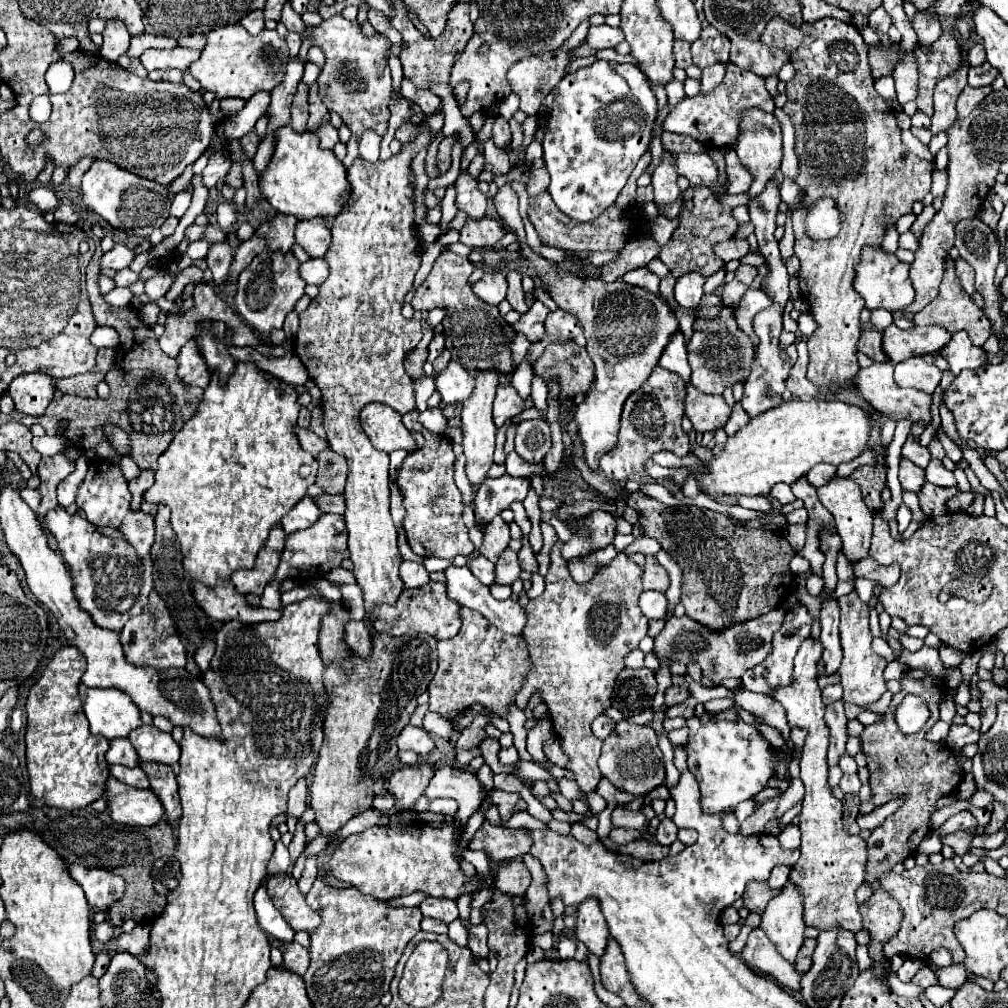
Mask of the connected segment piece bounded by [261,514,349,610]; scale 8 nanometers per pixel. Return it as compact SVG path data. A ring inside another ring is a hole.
M321 514L319 520L303 530L303 532L293 532L285 538L285 548L281 552L281 562L279 568L275 572L275 580L271 580L271 584L267 584L263 596L261 596L261 604L265 608L279 608L279 596L281 596L281 584L287 578L299 578L303 572L311 574L311 578L319 578L325 576L327 572L331 572L333 568L337 568L341 564L343 558L349 558L347 552L347 528L345 528L345 520L341 516L335 514Z

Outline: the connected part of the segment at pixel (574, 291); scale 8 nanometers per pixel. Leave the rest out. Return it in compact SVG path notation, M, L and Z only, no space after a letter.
M511 184L499 186L497 194L491 198L491 204L501 222L517 232L525 256L535 264L557 306L571 312L583 326L587 352L595 364L595 380L585 394L585 400L577 406L573 420L577 424L577 440L583 446L581 458L591 470L597 470L599 458L617 442L623 402L631 392L645 384L653 366L659 362L659 356L667 346L671 334L679 330L679 322L657 294L649 294L647 290L629 286L621 280L609 284L589 276L563 272L557 266L551 266L541 254L533 252L525 242L523 220L517 210L517 194Z

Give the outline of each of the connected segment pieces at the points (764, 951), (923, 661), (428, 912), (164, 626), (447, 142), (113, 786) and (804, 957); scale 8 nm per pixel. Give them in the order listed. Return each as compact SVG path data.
M761 928L751 930L741 958L755 972L767 974L783 988L789 988L791 994L799 994L803 974L795 968L793 962L787 962L783 960L783 956L779 956L779 950L775 948L775 944L771 944L771 940L767 940L767 934L763 934Z
M923 646L921 650L917 652L909 652L905 650L899 660L903 664L907 664L909 668L919 668L923 672L931 672L935 676L945 676L947 674L947 668L943 666L941 658L939 658L939 652L935 648L929 648L929 646Z
M429 896L427 900L421 902L421 912L423 916L429 916L429 918L437 918L445 924L451 924L453 920L459 918L459 912L457 912L457 902L453 898L433 898Z
M151 592L149 602L143 608L143 612L139 616L133 616L125 624L125 628L121 632L121 646L123 646L127 662L141 666L141 668L153 666L157 670L169 670L169 668L185 668L185 664L187 664L187 652L185 652L183 644L179 642L179 634L169 616L169 610L157 592Z
M447 136L439 144L439 150L437 150L437 170L441 174L445 174L449 170L449 166L451 166L451 146L455 144L455 140L457 140L457 136Z
M113 776L105 782L107 812L111 820L127 826L153 826L163 818L163 806L151 790L131 788Z
M805 938L799 954L797 954L797 968L801 972L807 972L811 968L811 960L813 960L813 950L815 950L815 940L813 938Z

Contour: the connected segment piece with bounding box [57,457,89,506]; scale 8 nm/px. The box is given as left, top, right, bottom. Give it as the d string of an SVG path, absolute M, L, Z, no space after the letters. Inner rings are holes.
M80 457L76 460L76 469L71 473L57 488L57 500L61 506L69 506L75 502L77 498L77 490L86 476L87 469L89 468L89 461L86 457Z

